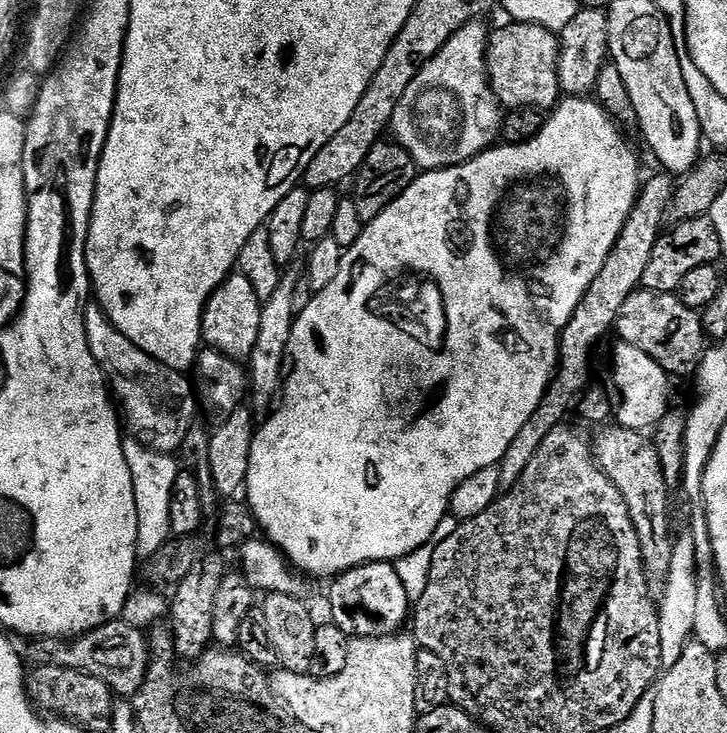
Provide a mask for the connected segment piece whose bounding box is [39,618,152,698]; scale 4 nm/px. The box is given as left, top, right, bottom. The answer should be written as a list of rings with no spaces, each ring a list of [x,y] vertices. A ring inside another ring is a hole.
[[[123,618],[111,620],[81,636],[63,642],[45,640],[39,645],[45,661],[57,668],[69,668],[106,682],[106,686],[120,698],[131,698],[144,685],[148,664],[152,660],[150,640],[141,629],[127,624]],[[144,635],[144,636],[143,636]]]

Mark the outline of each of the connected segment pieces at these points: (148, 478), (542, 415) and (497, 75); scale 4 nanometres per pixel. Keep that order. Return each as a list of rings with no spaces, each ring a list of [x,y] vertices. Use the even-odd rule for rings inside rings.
[[[131,438],[125,439],[124,453],[126,466],[130,466],[130,478],[134,482],[134,507],[138,510],[136,555],[141,561],[145,561],[158,554],[158,550],[162,550],[162,546],[166,546],[166,542],[173,539],[170,530],[170,494],[182,468],[181,465],[176,465],[175,455],[156,452]]]
[[[663,170],[657,173],[657,176],[652,176],[649,180],[647,177],[641,183],[640,193],[637,194],[634,206],[622,226],[622,232],[618,234],[618,240],[614,242],[606,262],[602,262],[598,276],[590,282],[586,294],[582,294],[582,300],[578,302],[570,322],[566,322],[560,332],[560,354],[554,379],[544,391],[542,402],[538,402],[538,410],[530,414],[526,426],[518,430],[514,442],[510,442],[510,450],[506,450],[499,462],[501,493],[509,492],[518,482],[518,478],[522,478],[522,470],[530,466],[530,458],[538,454],[538,446],[542,446],[546,434],[565,423],[564,415],[570,410],[573,411],[574,405],[589,387],[592,355],[595,354],[596,347],[603,342],[607,332],[613,331],[618,314],[626,304],[626,298],[630,298],[630,294],[642,285],[642,274],[646,274],[650,254],[654,254],[654,246],[660,241],[662,227],[665,225],[666,206],[677,185],[677,181],[669,173]]]
[[[505,22],[501,28],[492,28],[488,37],[486,63],[488,65],[488,82],[492,92],[505,109],[538,108],[551,110],[561,99],[558,82],[558,58],[560,57],[560,41],[557,33],[544,29],[540,25]]]

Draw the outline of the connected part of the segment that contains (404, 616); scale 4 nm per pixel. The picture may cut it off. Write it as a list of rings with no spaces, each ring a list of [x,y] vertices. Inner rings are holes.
[[[395,563],[363,564],[340,573],[331,584],[332,589],[328,592],[328,608],[332,611],[330,620],[348,637],[390,636],[409,623],[410,601],[398,579]]]

